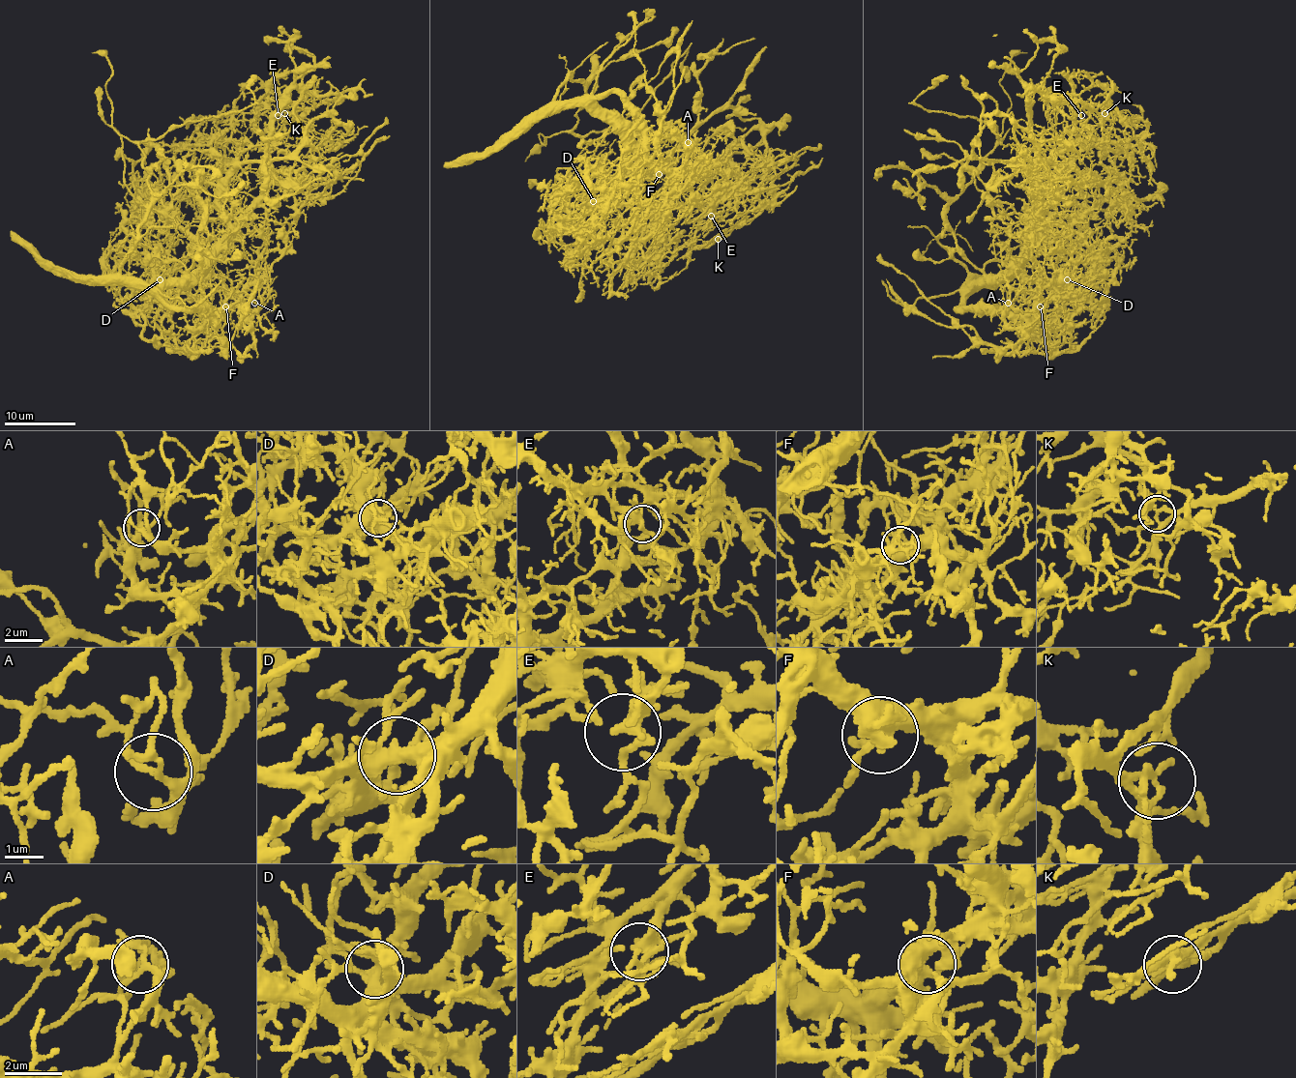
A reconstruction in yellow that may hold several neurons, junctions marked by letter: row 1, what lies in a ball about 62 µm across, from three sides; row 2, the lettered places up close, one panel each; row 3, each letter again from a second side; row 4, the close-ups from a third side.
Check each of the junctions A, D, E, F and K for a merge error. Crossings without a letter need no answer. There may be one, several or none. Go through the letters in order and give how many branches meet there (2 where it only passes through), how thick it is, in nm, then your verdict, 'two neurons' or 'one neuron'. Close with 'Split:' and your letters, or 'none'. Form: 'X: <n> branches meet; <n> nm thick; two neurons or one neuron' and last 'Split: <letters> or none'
A: 5 branches meet; 190 nm thick; one neuron
D: 4 branches meet; 400 nm thick; one neuron
E: 3 branches meet; 280 nm thick; one neuron
F: 4 branches meet; 420 nm thick; one neuron
K: 2 branches meet; 190 nm thick; one neuron
Split: none

